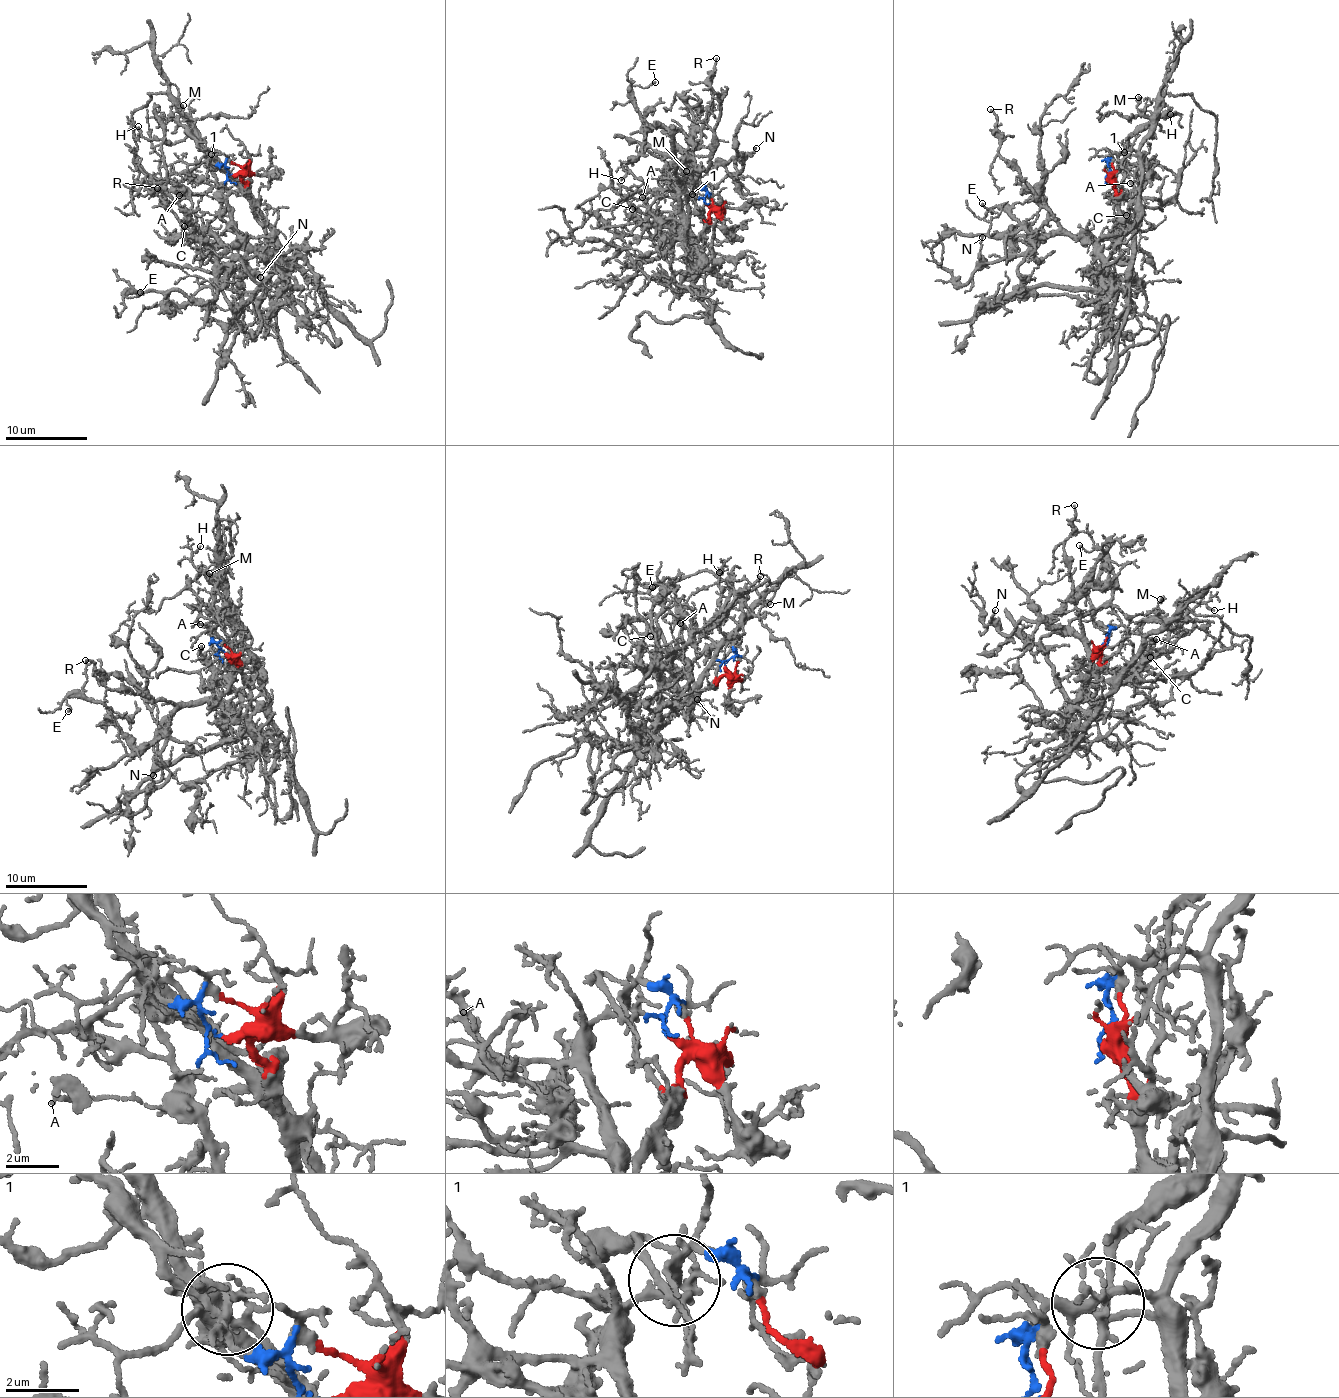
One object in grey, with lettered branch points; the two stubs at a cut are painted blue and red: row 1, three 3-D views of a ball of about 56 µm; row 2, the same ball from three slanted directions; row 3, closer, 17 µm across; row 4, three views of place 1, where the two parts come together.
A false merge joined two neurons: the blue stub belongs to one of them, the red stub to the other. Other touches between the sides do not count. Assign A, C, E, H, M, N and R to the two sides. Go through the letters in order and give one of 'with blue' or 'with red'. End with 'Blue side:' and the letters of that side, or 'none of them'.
A: with red
C: with red
E: with red
H: with blue
M: with blue
N: with red
R: with red
Blue side: H, M

